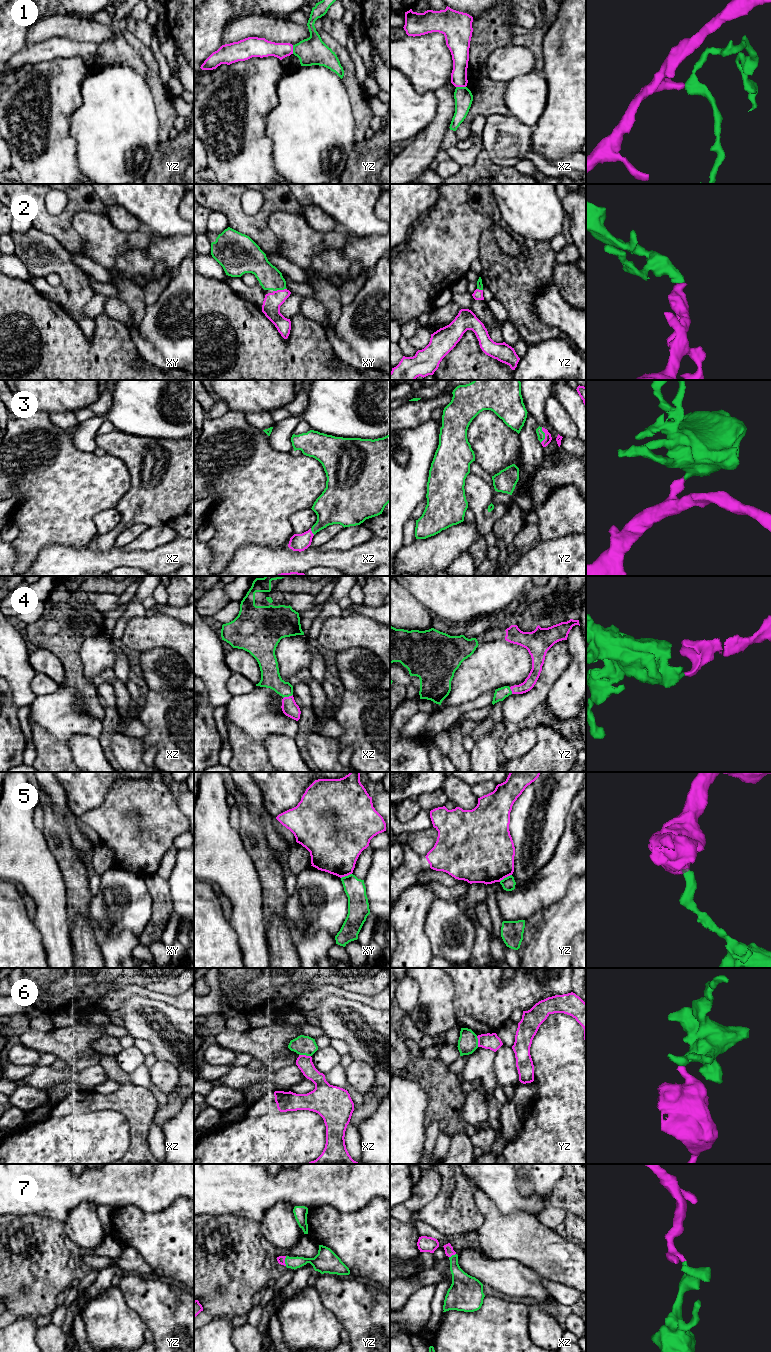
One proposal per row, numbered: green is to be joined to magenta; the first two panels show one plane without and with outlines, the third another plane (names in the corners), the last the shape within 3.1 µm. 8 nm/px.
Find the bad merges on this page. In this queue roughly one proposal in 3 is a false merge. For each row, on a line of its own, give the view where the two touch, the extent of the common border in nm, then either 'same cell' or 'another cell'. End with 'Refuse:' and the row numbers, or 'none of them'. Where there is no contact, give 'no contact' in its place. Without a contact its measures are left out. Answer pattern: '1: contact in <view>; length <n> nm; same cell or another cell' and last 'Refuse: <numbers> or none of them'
1: contact in xz; length 80 nm; another cell
2: contact in xy; length 110 nm; same cell
3: contact in yz; length 130 nm; same cell
4: contact in xz; length 90 nm; same cell
5: contact in yz; length 120 nm; another cell
6: contact in xz; length 100 nm; another cell
7: contact in yz; length 80 nm; same cell
Refuse: 1, 5, 6

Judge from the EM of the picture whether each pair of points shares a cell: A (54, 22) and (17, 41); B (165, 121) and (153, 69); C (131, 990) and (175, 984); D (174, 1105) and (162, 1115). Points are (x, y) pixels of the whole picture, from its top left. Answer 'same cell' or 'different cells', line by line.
A: different cells
B: same cell
C: different cells
D: same cell

